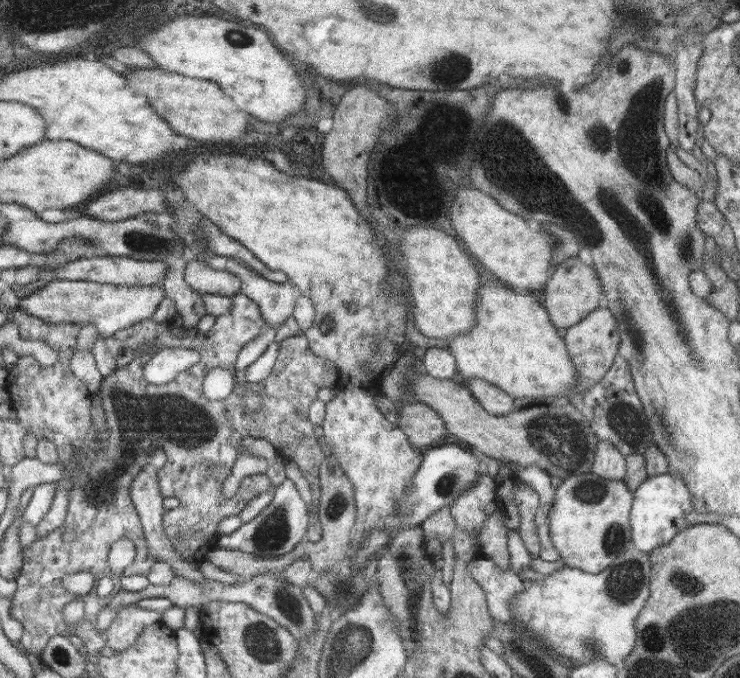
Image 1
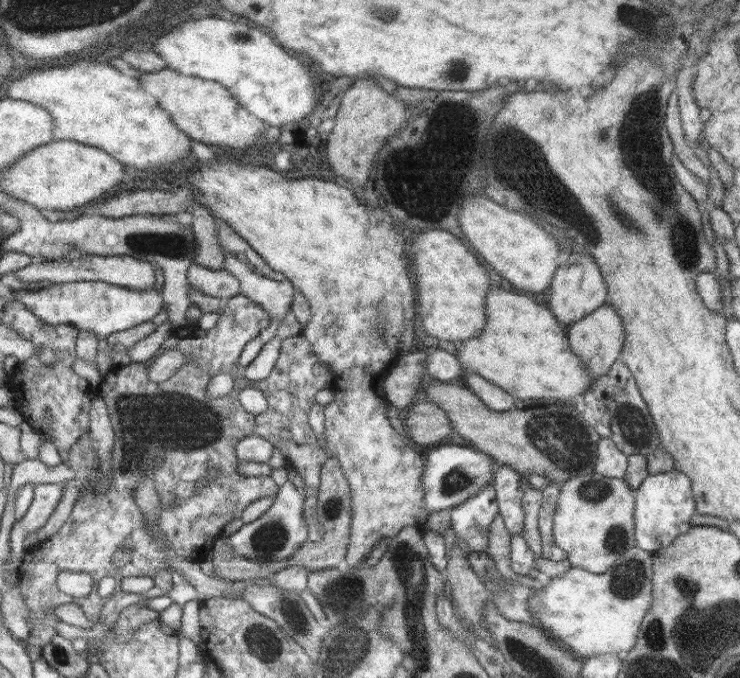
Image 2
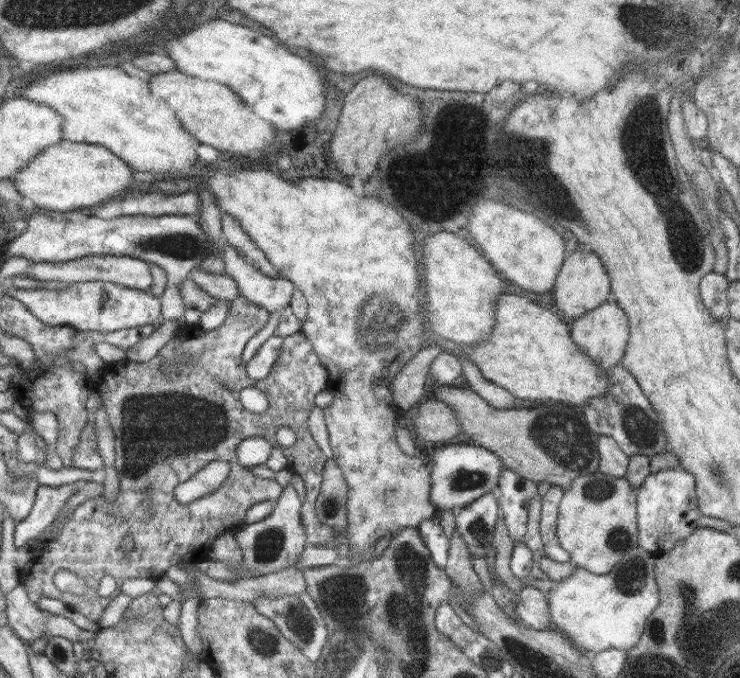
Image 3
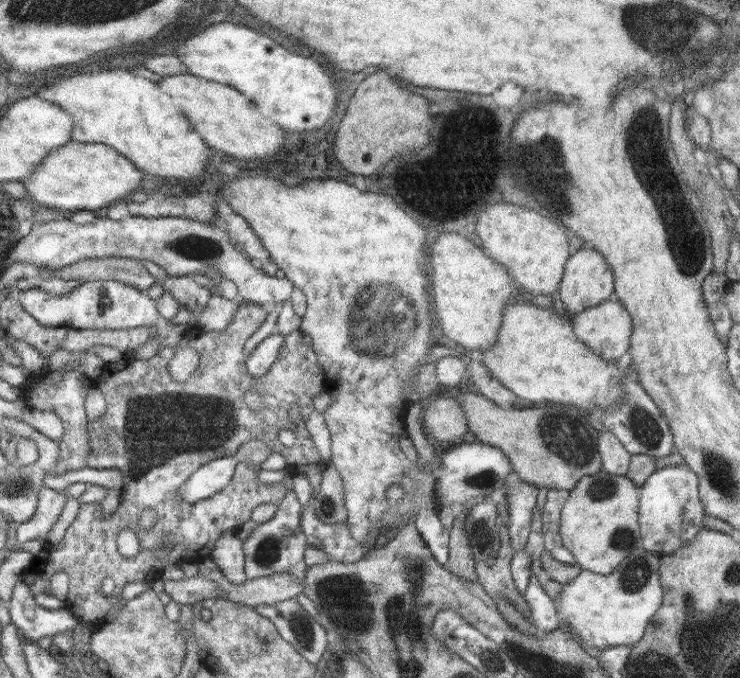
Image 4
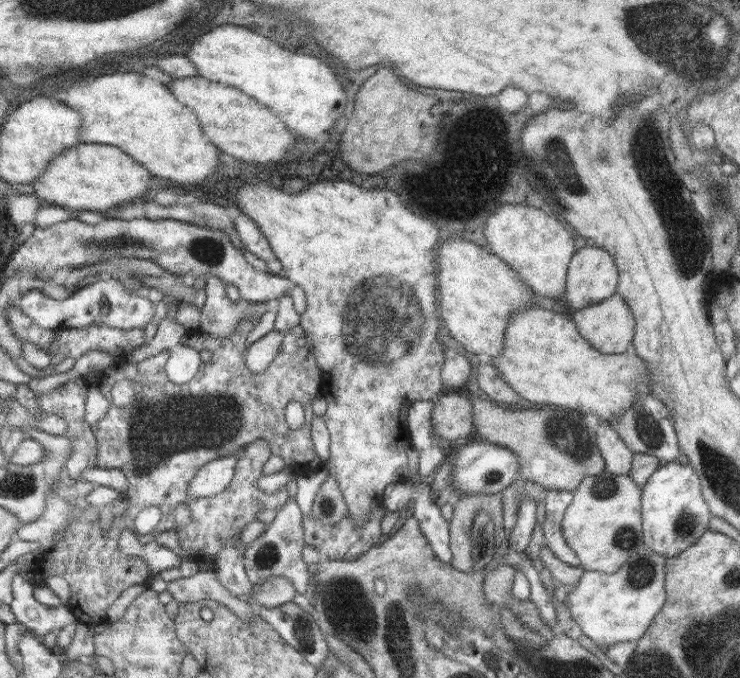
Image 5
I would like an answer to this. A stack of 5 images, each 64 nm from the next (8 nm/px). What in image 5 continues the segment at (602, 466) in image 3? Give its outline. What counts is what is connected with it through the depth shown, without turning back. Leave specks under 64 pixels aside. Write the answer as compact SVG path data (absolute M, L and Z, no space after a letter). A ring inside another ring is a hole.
M531 306L511 314L509 326L505 328L505 348L499 356L493 356L493 368L501 372L501 380L505 380L513 392L521 394L523 400L539 406L575 408L583 414L595 414L601 420L597 428L597 448L605 470L617 476L627 476L631 472L635 454L605 420L627 412L639 400L639 394L651 394L649 372L641 356L633 350L605 356L605 352L597 352L597 348L577 332L569 316Z

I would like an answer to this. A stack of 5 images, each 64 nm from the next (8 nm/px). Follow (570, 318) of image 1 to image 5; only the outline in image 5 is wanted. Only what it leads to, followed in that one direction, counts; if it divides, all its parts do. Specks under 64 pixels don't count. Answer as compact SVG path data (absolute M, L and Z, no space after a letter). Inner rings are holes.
M593 244L587 248L581 248L575 252L575 256L569 262L569 272L567 272L567 288L565 294L561 296L561 300L567 306L573 306L575 310L599 304L611 296L615 296L615 292L619 288L619 268L617 262L613 260L613 256L609 252L605 252L603 248L595 248Z

